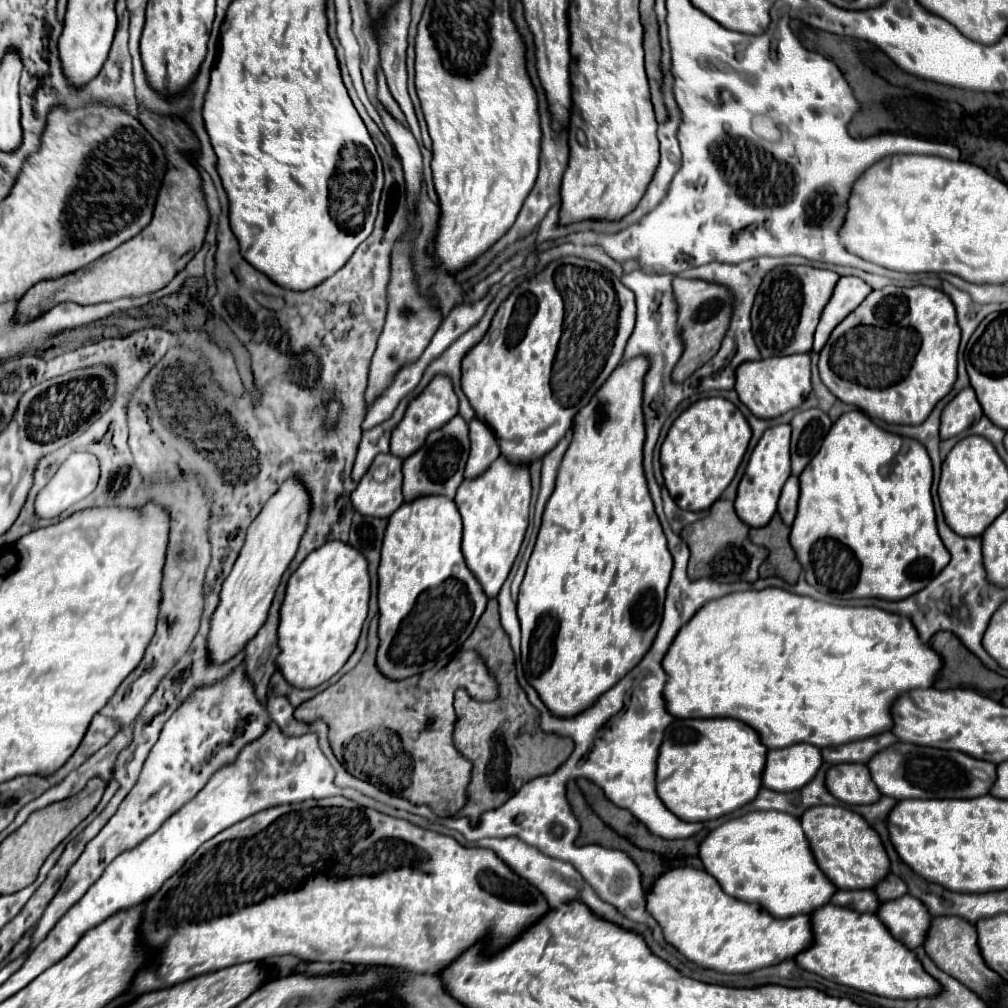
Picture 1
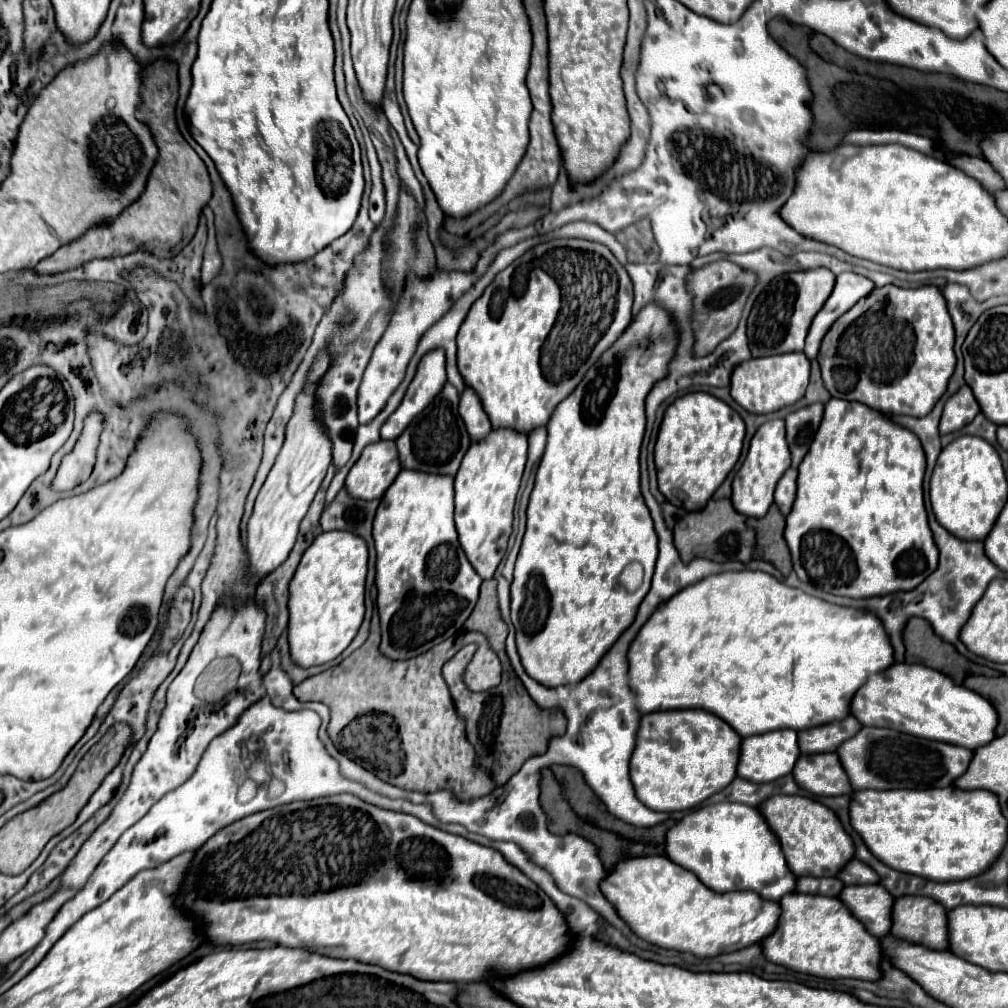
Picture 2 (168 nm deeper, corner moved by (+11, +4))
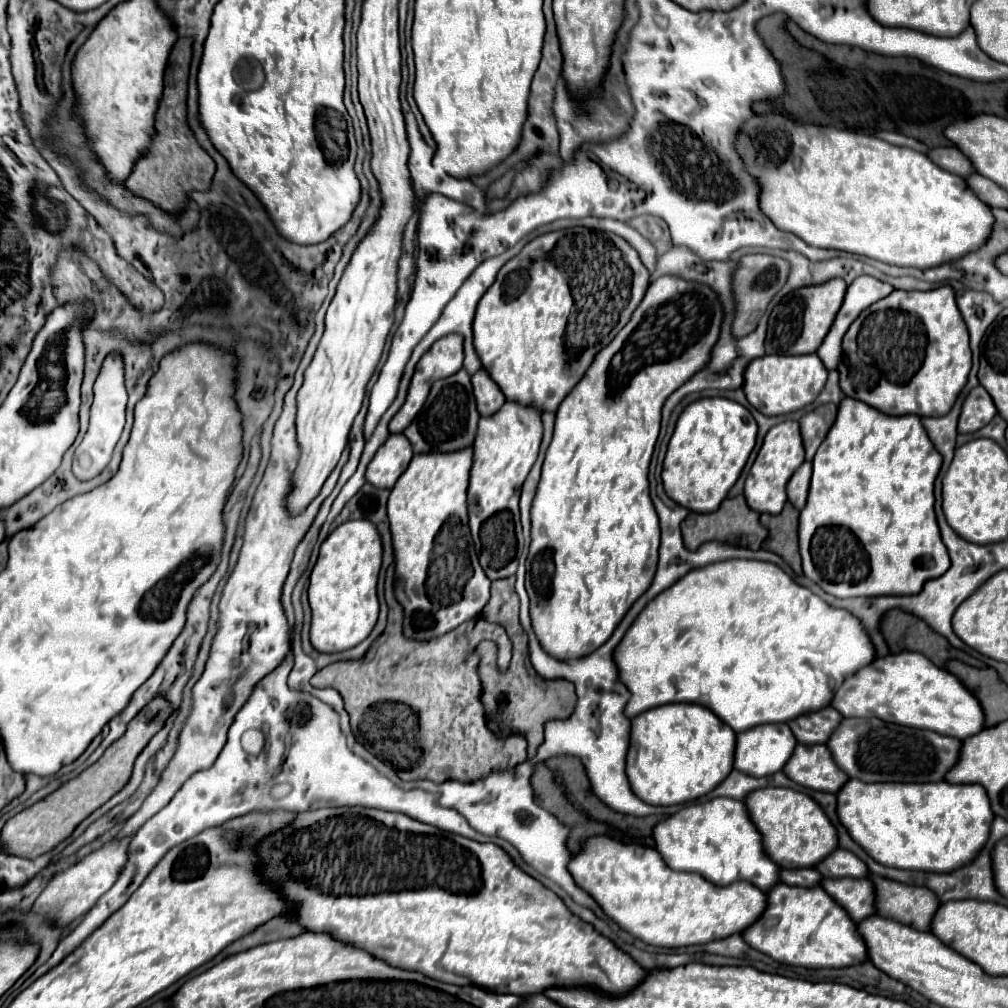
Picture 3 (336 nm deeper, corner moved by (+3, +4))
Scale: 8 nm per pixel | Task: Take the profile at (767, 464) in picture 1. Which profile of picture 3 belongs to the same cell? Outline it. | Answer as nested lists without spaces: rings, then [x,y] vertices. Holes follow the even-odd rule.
[[[783,421],[775,427],[771,427],[769,433],[765,435],[763,447],[745,481],[745,497],[747,497],[749,507],[757,513],[773,513],[773,515],[781,513],[781,509],[787,501],[785,485],[803,461],[805,461],[805,451],[803,451],[803,441],[801,441],[801,433],[799,433],[799,423]]]

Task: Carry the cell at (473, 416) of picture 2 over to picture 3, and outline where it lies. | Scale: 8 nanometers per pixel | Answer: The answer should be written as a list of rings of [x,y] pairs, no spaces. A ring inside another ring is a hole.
[[[485,369],[477,371],[471,377],[471,381],[473,381],[475,399],[477,399],[477,409],[481,415],[493,415],[507,401],[505,395],[499,391],[497,383],[493,383],[493,379]]]

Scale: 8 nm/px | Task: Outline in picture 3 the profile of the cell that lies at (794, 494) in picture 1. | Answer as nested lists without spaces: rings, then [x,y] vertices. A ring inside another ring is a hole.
[[[805,461],[805,463],[793,473],[793,479],[789,479],[787,497],[789,497],[789,503],[791,503],[793,507],[797,507],[799,511],[805,507],[805,501],[807,501],[809,479],[811,479],[811,463],[809,463],[809,461]]]

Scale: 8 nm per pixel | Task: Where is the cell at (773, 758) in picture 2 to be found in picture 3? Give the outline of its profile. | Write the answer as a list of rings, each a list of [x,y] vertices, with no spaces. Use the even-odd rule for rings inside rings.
[[[771,723],[769,727],[737,733],[733,767],[753,777],[773,775],[783,769],[795,745],[797,741],[785,723]]]

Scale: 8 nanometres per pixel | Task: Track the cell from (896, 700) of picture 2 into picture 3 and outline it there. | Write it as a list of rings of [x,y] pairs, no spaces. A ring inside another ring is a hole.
[[[917,651],[875,657],[873,663],[853,673],[833,695],[833,709],[845,717],[879,717],[889,723],[929,729],[941,735],[967,739],[983,729],[983,709],[965,685],[945,669],[933,665]]]

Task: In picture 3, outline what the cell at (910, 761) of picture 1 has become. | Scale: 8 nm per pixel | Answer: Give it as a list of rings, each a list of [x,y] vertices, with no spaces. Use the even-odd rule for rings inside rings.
[[[845,719],[827,743],[833,761],[849,777],[875,781],[943,781],[945,773],[957,763],[961,741],[925,729],[885,723],[883,719]]]

